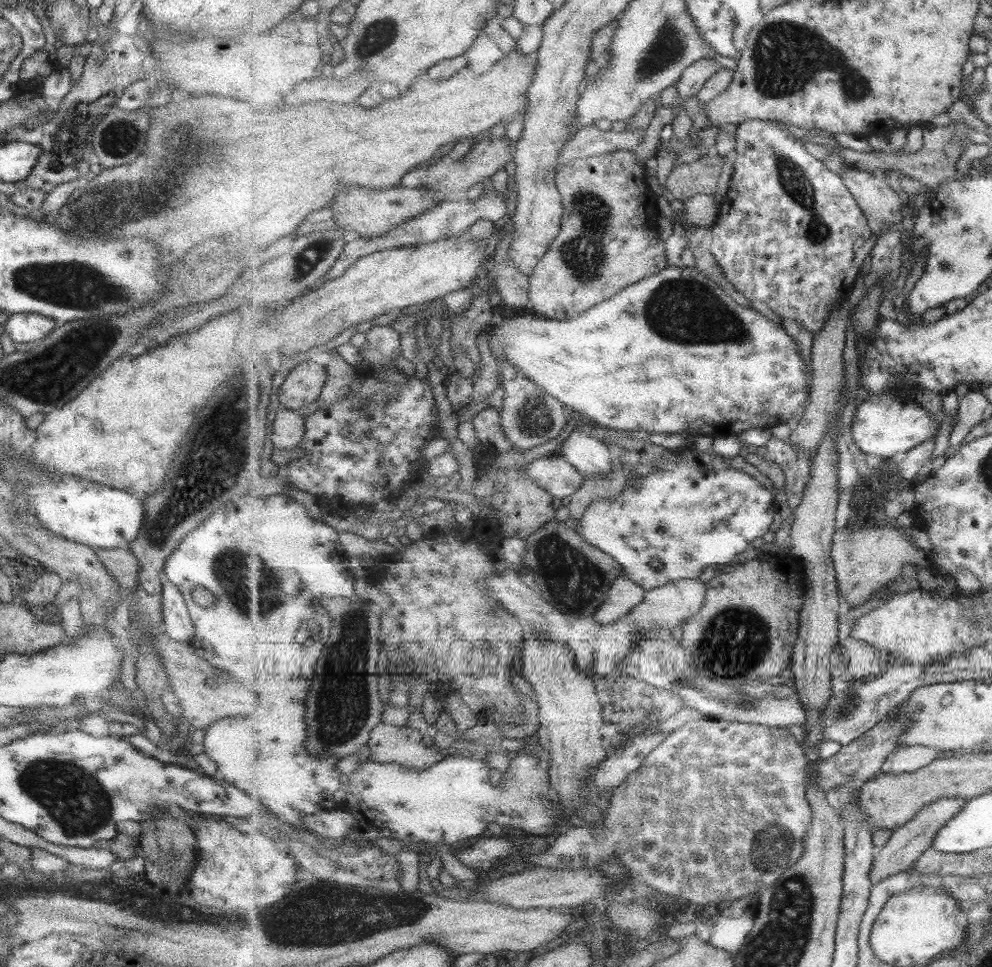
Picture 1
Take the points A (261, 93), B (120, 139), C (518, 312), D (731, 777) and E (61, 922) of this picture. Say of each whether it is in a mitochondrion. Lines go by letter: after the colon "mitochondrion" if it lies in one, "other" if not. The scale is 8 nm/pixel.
A: other
B: mitochondrion
C: other
D: other
E: other

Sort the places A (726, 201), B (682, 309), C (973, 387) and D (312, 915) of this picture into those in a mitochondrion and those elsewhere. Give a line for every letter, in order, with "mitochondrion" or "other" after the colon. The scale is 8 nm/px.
A: other
B: mitochondrion
C: other
D: mitochondrion

